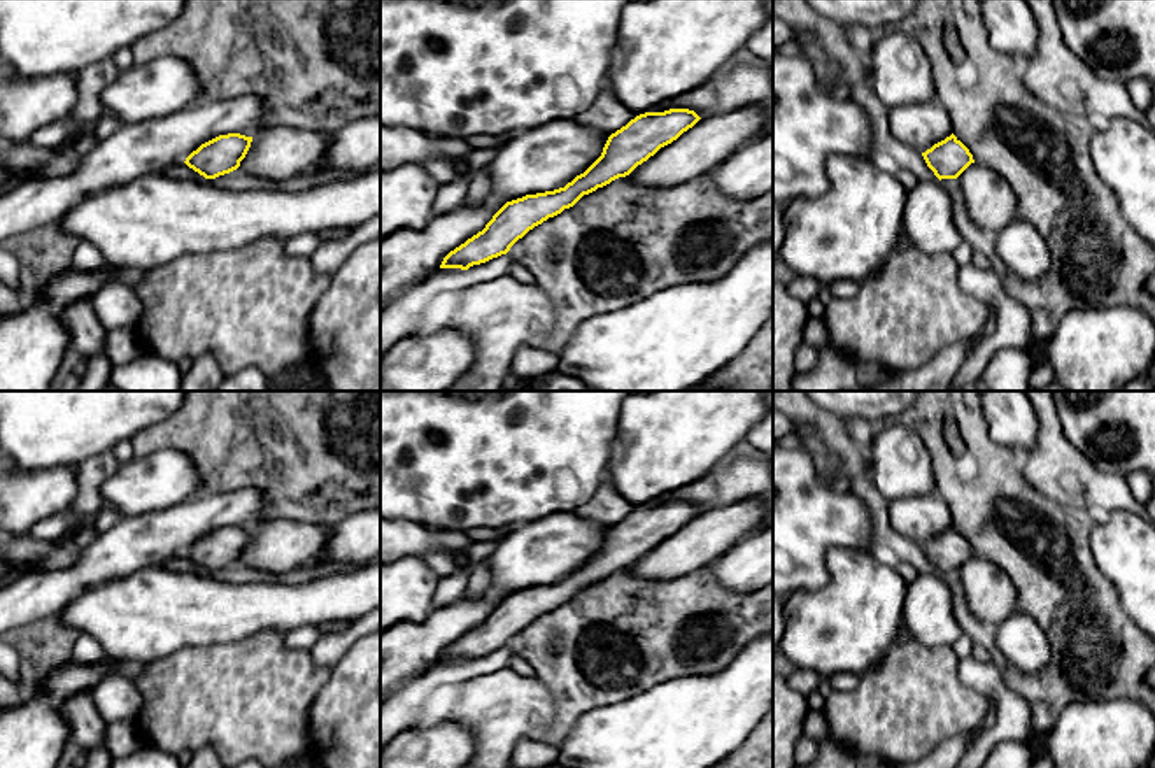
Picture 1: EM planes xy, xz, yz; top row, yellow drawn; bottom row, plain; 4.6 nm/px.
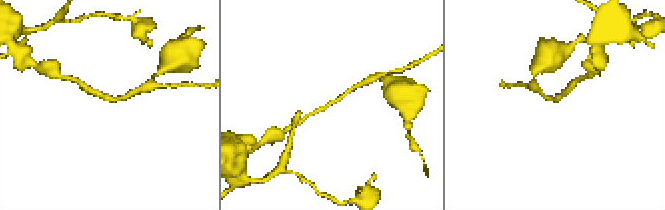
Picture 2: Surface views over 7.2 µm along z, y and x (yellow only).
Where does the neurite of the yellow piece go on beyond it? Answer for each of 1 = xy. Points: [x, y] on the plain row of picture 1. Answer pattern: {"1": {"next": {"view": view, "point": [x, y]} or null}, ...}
{"1": {"next": null}}

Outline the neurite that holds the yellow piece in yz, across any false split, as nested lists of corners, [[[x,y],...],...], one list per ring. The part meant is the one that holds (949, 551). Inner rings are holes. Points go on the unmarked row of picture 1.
[[[953,526],[922,545],[922,549],[939,573],[957,572],[974,556],[969,542]]]

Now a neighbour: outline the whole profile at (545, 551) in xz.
[[[577,512],[519,524],[484,559],[491,570],[491,589],[512,594],[564,580],[601,549],[608,530]]]

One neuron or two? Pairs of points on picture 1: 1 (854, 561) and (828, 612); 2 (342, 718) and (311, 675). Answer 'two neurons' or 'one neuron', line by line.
1: one neuron
2: two neurons

